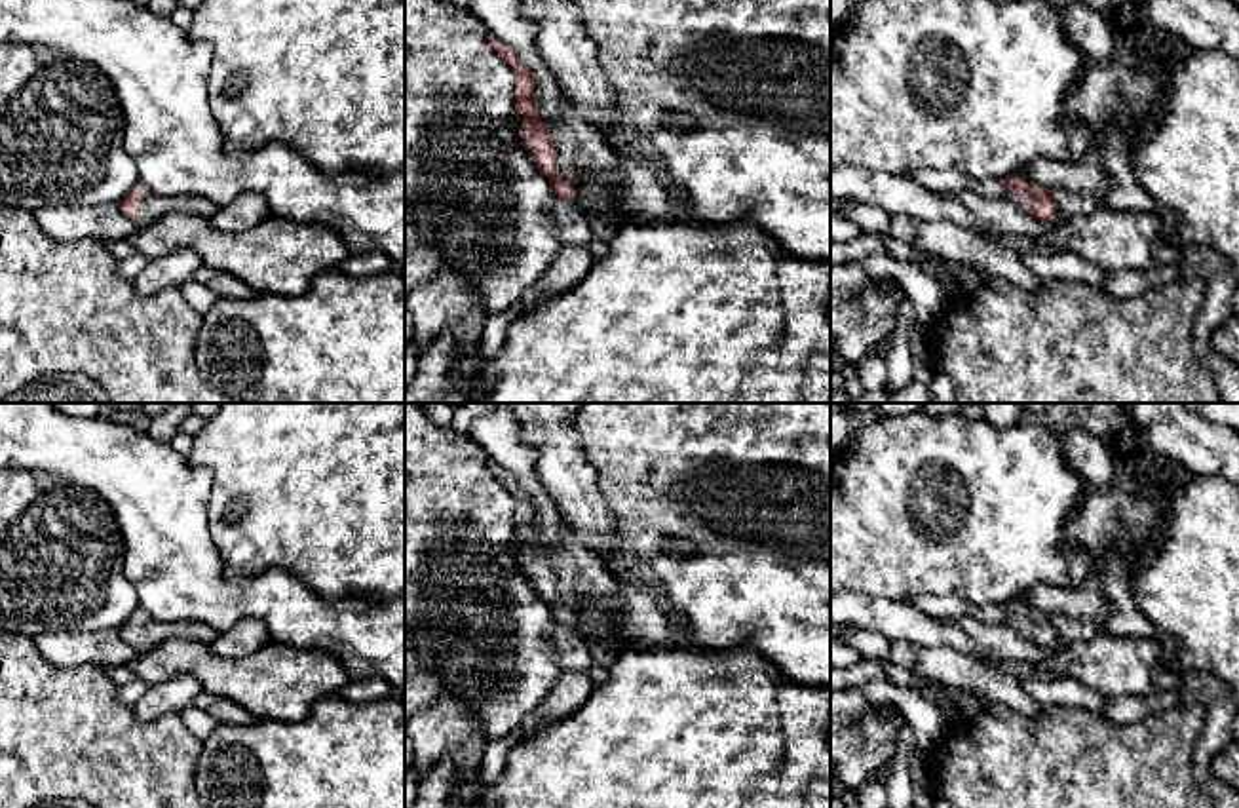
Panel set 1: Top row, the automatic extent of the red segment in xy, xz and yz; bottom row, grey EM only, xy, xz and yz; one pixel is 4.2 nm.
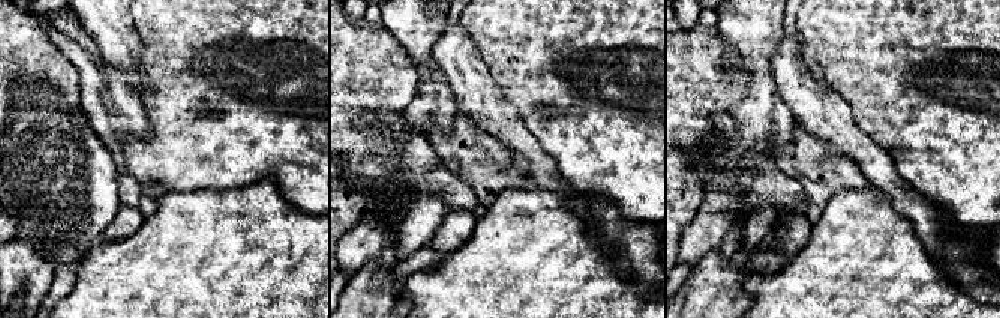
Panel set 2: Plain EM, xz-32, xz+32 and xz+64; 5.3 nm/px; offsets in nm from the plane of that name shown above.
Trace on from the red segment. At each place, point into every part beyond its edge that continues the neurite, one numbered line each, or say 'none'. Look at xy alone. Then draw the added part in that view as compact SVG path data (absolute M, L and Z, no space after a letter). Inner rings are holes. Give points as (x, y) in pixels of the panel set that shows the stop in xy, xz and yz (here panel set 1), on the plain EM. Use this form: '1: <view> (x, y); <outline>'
1: xy (152, 632); M148 618L137 633L137 644L143 652L169 639L211 644L217 635L219 633L203 622L158 622L154 618Z

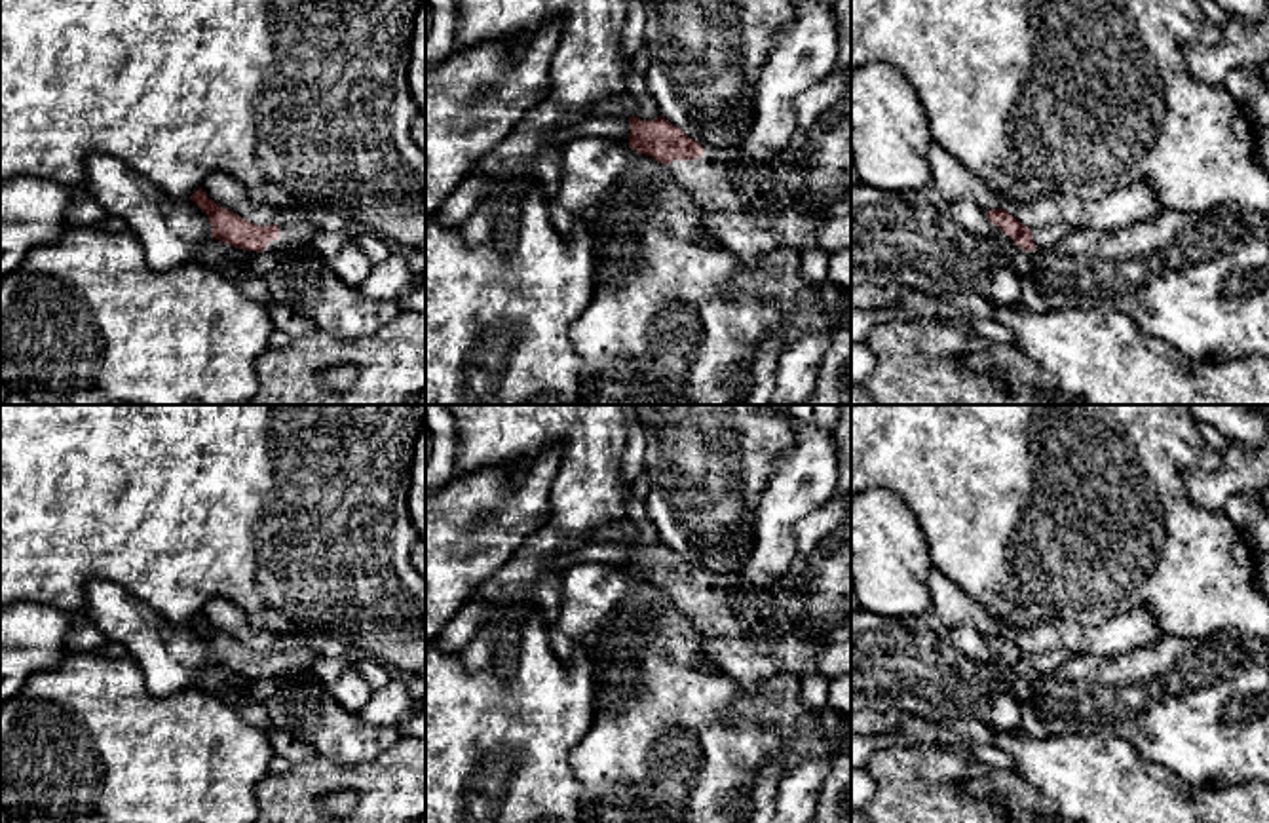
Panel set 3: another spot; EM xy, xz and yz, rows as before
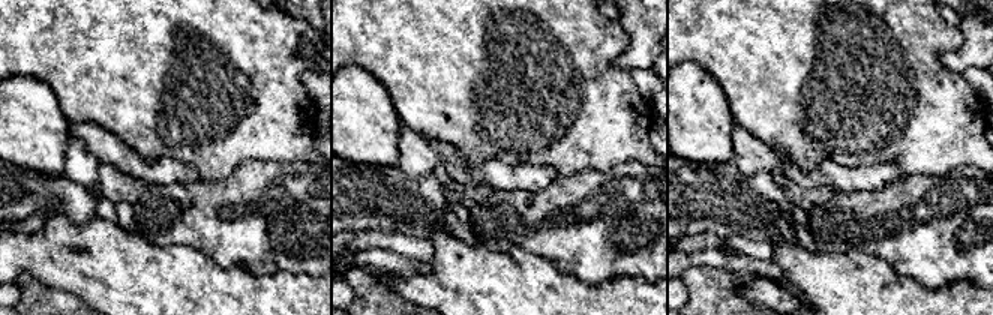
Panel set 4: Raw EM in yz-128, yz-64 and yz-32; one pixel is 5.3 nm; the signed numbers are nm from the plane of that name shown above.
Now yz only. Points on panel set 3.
1: yz (1047, 662); M1049 650L1043 654L1032 656L1032 667L1037 675L1051 675L1056 671L1064 661L1068 661L1073 654L1070 650Z

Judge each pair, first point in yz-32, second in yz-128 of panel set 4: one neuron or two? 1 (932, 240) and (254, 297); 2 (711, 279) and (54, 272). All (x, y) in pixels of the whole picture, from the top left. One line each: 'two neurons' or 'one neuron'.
1: two neurons
2: two neurons

